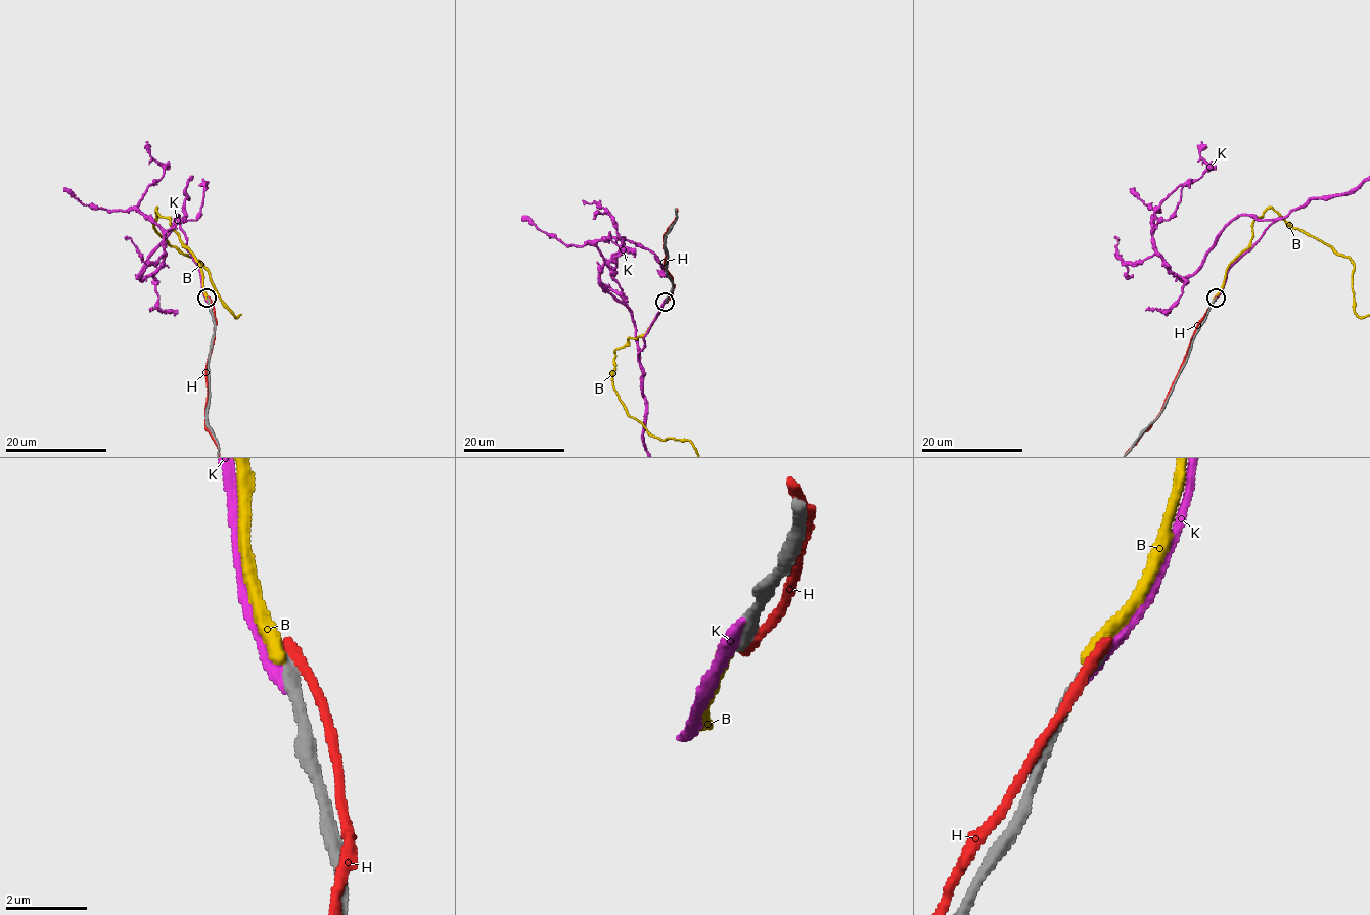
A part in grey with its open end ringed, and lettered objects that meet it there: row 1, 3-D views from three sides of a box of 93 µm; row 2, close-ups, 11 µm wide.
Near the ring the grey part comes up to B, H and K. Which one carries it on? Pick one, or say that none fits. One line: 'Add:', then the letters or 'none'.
Add: none

